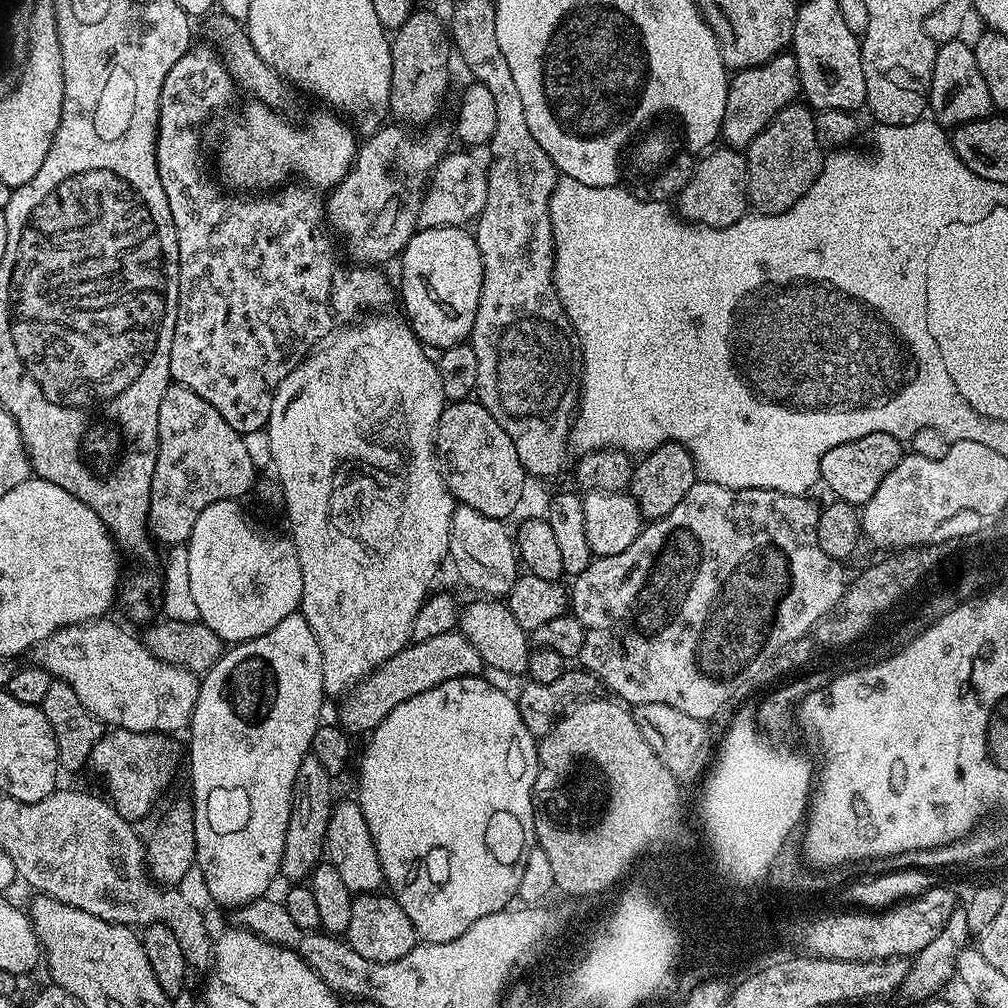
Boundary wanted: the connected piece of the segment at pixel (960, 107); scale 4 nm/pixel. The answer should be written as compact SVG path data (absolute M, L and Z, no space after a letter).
M951 40L939 45L934 58L930 93L930 112L936 123L941 126L965 124L981 120L992 111L990 90L986 87L986 78L982 78L978 70L978 58L974 58L973 45L964 40Z

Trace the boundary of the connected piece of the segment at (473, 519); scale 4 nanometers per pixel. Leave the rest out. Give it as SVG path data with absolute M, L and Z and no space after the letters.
M465 504L453 507L448 543L450 564L452 560L457 574L476 594L488 598L504 598L514 586L518 575L518 555L513 533L508 533L508 526L505 521L486 518L486 514L478 514L478 510Z

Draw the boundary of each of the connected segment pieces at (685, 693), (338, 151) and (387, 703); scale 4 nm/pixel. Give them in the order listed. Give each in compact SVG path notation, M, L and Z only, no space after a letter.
M698 482L666 514L661 520L651 521L640 529L638 538L622 550L622 554L610 554L598 556L592 563L582 570L570 584L570 612L571 615L582 622L586 642L582 642L578 660L583 667L596 677L601 685L609 688L613 697L619 698L625 705L635 706L648 703L665 703L672 706L692 718L702 721L711 721L711 716L716 716L732 700L732 695L739 688L744 688L748 683L755 681L762 666L770 662L772 658L787 644L796 639L807 637L821 620L836 607L836 603L842 598L846 587L844 580L845 565L841 561L830 558L822 546L818 546L818 518L821 505L808 500L807 495L791 496L782 494L773 488L727 488L711 482Z
M248 102L244 108L244 124L232 124L224 132L224 141L220 144L220 172L230 180L236 190L268 190L274 184L280 186L297 172L303 183L317 190L331 190L342 182L356 157L358 147L357 133L339 115L328 110L320 110L317 116L308 120L305 128L291 124L279 111L273 111L266 105Z
M459 630L437 634L426 642L409 643L407 648L394 654L394 658L387 660L381 668L375 668L339 701L339 723L349 733L371 734L380 725L382 718L386 718L394 706L402 706L406 698L414 698L414 694L422 694L450 678L479 676L485 668L482 654L470 646L468 639Z

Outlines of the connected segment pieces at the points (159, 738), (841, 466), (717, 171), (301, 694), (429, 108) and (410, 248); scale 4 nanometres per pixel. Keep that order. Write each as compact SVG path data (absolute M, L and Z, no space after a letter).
M112 728L105 731L104 737L94 746L90 757L90 768L93 768L98 775L104 776L104 784L108 787L106 793L116 813L122 819L129 822L137 822L156 804L156 799L160 796L160 787L172 772L172 766L176 758L175 739L167 738L162 734L149 734L147 732L131 732L125 728Z
M881 432L866 434L854 442L842 442L842 446L834 446L834 450L826 450L820 459L819 479L833 492L835 499L863 506L874 498L874 490L882 486L882 478L886 478L905 455L905 445L898 438Z
M716 146L705 151L696 160L696 169L692 171L690 182L686 182L686 190L682 190L678 197L678 212L685 221L694 224L703 224L706 228L725 228L734 226L738 218L749 215L748 202L748 158L743 151L727 146Z
M299 611L290 613L286 618L282 618L282 622L278 622L278 626L274 626L274 630L270 630L266 634L262 634L253 640L245 640L243 644L238 644L229 647L223 653L223 656L213 668L203 673L200 680L200 689L198 690L198 702L194 702L194 714L192 722L187 729L186 737L188 736L188 772L192 775L192 797L190 803L192 805L192 817L194 818L194 838L196 839L196 863L195 867L200 868L200 876L204 879L204 888L208 891L208 896L216 904L221 904L224 908L239 908L243 904L249 904L252 900L259 900L265 895L264 892L272 884L272 879L277 879L280 876L280 863L282 862L282 854L284 853L284 843L286 842L286 826L290 822L290 814L292 813L292 791L294 790L294 782L298 778L298 766L302 766L302 758L310 755L312 750L312 739L316 733L316 729L322 723L320 711L324 708L324 700L326 701L326 693L324 683L322 682L322 650L318 650L318 638L314 638L314 630L310 630L310 622L306 622L306 618L300 615Z
M409 12L400 27L391 33L392 69L390 70L390 102L388 111L393 121L404 126L427 126L437 119L436 111L448 90L448 55L454 52L449 29L432 12Z
M461 226L459 228L420 228L412 237L410 242L404 248L403 252L398 257L398 265L400 264L400 284L398 280L398 296L404 299L403 315L406 317L409 324L412 325L413 334L419 338L421 344L427 346L429 349L443 350L454 346L455 344L465 343L472 335L472 327L474 326L474 318L478 310L478 298L482 290L482 278L484 277L484 267L482 266L482 258L480 251L476 245L476 237L467 227Z

